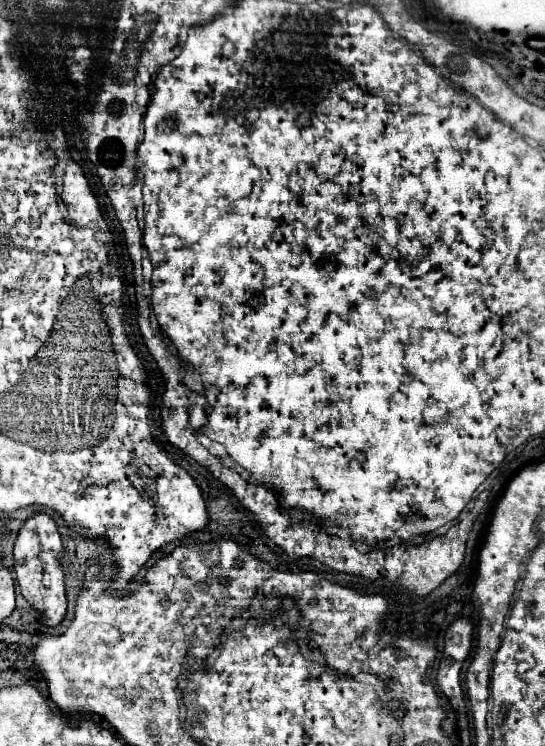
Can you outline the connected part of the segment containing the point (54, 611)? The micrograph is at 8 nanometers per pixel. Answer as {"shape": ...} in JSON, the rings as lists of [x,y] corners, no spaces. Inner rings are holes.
{"shape":[[[38,512],[30,516],[16,538],[14,544],[14,572],[22,596],[40,612],[44,612],[44,624],[56,626],[66,614],[66,596],[64,596],[64,570],[62,570],[62,536],[58,524],[52,516]]]}

